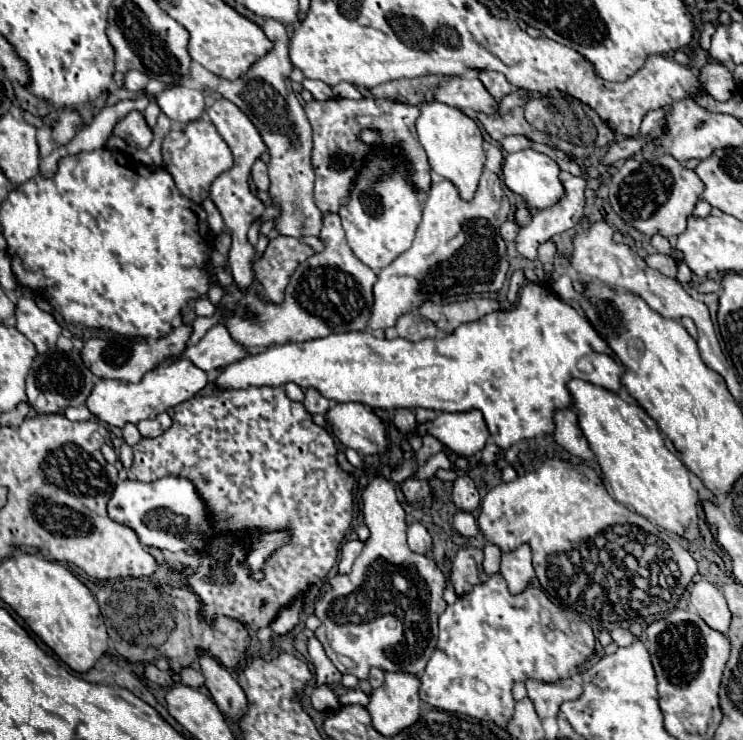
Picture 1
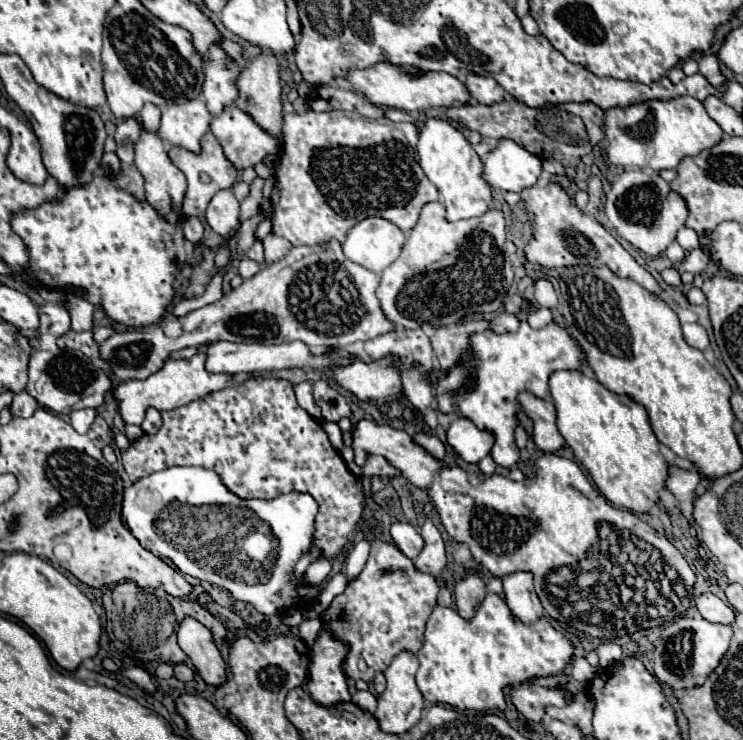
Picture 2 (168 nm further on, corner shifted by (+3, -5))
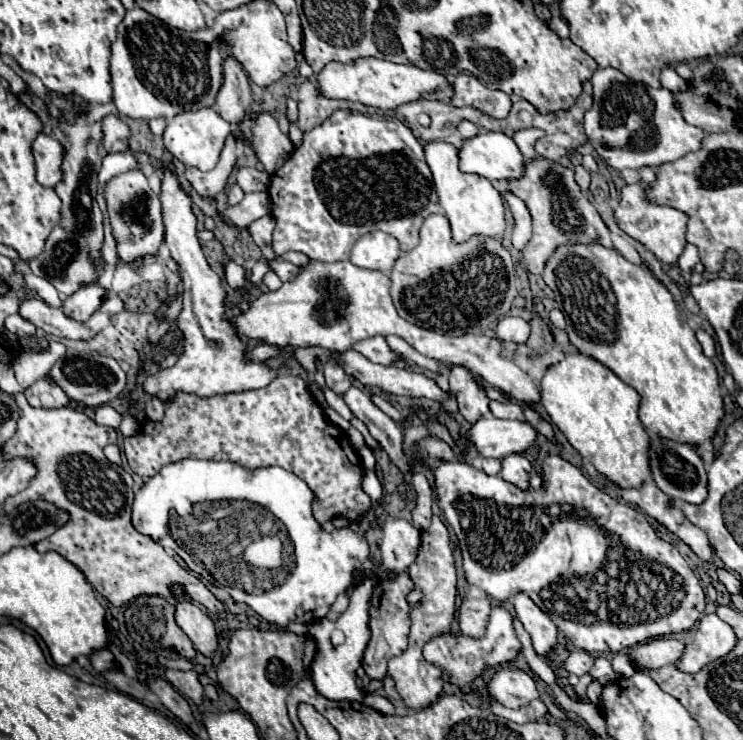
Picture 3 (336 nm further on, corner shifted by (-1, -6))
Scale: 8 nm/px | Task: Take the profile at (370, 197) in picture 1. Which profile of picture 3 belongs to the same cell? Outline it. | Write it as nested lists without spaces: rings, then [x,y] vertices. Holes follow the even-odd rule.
[[[374,231],[374,233],[366,233],[362,239],[356,241],[350,261],[356,267],[390,273],[390,269],[398,257],[400,257],[398,239],[388,233]]]

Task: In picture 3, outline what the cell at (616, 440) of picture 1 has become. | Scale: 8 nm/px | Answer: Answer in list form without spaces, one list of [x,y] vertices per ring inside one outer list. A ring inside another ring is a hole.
[[[582,353],[568,355],[556,365],[550,365],[542,377],[542,407],[550,415],[552,423],[564,433],[568,443],[584,457],[588,459],[598,473],[602,473],[606,479],[614,481],[622,489],[638,489],[642,483],[652,477],[650,471],[650,437],[646,429],[642,427],[638,419],[638,407],[640,407],[640,395],[620,381],[610,369],[606,369],[596,359],[590,359]]]

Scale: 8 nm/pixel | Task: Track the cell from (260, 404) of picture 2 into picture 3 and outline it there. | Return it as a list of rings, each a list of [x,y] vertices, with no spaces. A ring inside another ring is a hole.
[[[280,375],[280,377],[276,377],[270,385],[262,387],[262,389],[252,389],[252,391],[242,391],[242,393],[228,393],[228,395],[218,395],[218,397],[196,397],[196,395],[178,393],[178,395],[174,397],[174,401],[168,403],[166,415],[164,415],[164,419],[162,419],[160,423],[150,423],[150,421],[146,421],[146,423],[142,423],[138,435],[124,439],[124,453],[126,453],[126,459],[128,459],[130,469],[132,469],[136,475],[140,475],[140,477],[152,477],[152,475],[156,475],[164,465],[170,465],[170,463],[176,463],[176,461],[182,461],[182,459],[232,461],[232,463],[238,463],[238,465],[244,467],[244,469],[276,467],[276,465],[278,465],[278,467],[282,467],[282,469],[286,469],[286,471],[298,475],[298,477],[300,477],[302,481],[306,481],[308,487],[314,491],[314,495],[316,495],[316,501],[314,501],[314,517],[318,519],[318,523],[332,521],[334,517],[344,517],[344,519],[348,519],[348,521],[356,521],[356,519],[360,519],[366,511],[372,509],[372,499],[362,491],[362,463],[360,463],[360,459],[358,459],[358,455],[356,455],[356,451],[354,451],[354,447],[352,447],[348,435],[346,435],[342,429],[338,429],[336,425],[332,425],[332,423],[324,417],[320,405],[314,401],[312,393],[308,391],[308,385],[306,385],[300,377],[294,377],[294,375]]]

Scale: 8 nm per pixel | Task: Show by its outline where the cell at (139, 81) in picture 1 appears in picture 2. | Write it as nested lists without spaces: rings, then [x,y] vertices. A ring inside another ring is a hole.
[[[124,120],[118,124],[118,130],[114,134],[114,140],[116,140],[116,154],[120,156],[122,164],[124,166],[132,166],[134,164],[134,144],[140,136],[140,126],[136,124],[136,120]]]

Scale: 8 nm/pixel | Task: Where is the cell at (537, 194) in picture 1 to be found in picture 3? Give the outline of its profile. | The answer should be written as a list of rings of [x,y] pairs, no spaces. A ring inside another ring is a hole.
[[[480,133],[460,149],[460,171],[476,173],[488,181],[520,179],[524,169],[526,163],[518,145],[504,133]]]

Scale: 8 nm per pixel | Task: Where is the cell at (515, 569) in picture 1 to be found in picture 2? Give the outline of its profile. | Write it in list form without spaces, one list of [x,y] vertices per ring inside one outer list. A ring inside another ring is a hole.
[[[530,572],[510,574],[510,576],[502,578],[502,582],[504,582],[506,604],[520,622],[532,624],[544,616],[544,608],[534,592]]]

